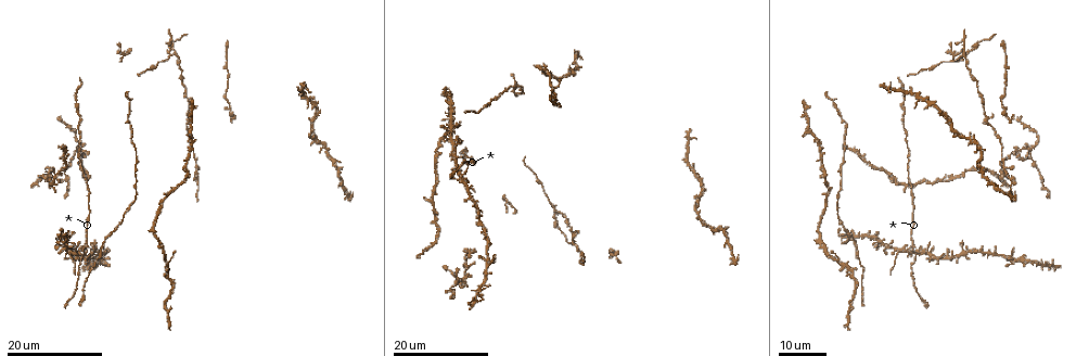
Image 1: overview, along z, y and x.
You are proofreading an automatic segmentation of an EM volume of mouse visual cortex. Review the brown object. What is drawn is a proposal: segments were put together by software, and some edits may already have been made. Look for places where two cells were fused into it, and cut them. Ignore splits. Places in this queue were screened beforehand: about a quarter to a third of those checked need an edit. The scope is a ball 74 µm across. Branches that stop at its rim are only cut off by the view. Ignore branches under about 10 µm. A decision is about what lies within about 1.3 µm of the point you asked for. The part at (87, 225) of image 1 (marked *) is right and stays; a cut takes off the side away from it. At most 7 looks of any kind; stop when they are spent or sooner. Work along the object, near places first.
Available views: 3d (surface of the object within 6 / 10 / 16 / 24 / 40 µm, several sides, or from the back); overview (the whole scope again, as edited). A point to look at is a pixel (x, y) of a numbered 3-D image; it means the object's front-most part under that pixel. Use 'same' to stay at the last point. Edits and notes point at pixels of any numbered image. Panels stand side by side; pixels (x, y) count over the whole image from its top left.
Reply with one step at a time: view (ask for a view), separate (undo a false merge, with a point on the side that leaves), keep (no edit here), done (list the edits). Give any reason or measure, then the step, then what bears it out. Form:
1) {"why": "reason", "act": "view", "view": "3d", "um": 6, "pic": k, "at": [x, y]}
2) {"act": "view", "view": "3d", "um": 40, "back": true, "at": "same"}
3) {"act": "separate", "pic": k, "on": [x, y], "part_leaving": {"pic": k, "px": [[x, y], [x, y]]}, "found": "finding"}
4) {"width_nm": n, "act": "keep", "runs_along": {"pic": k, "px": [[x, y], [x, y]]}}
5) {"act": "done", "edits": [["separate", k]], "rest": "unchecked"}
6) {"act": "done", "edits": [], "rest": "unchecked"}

{"why": "three arms meet", "act": "view", "view": "3d", "um": 24, "pic": 1, "at": [81, 255]}

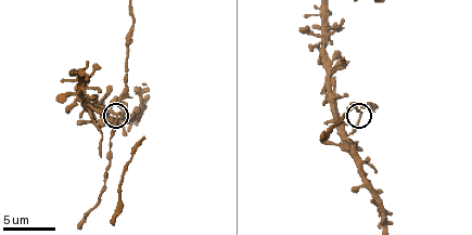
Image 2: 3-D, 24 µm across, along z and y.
{"why": "zoom in", "act": "view", "view": "3d", "um": 6, "pic": 2, "at": [116, 114]}

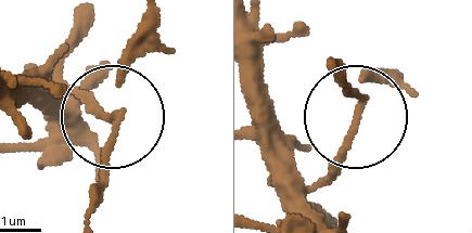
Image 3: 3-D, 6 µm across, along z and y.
{"act": "view", "view": "3d", "um": 6, "back": true, "pic": 3, "at": [118, 116]}

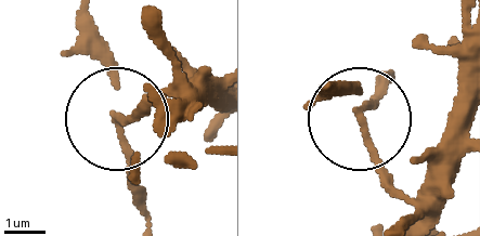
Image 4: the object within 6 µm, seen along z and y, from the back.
{"arms": 3, "act": "separate", "pic": 4, "on": [138, 110], "part_leaving": {"pic": 4, "px": [[120, 118], [171, 107]]}, "found": "a second cell is stuck on"}

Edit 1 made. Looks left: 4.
{"why": "four-way junction", "act": "view", "view": "3d", "um": 16, "pic": 1, "at": [463, 272]}

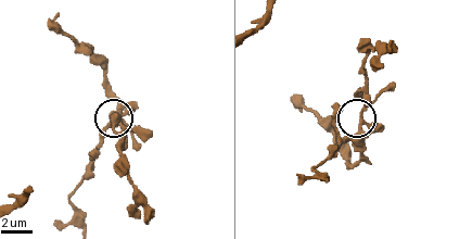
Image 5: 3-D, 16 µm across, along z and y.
{"act": "view", "view": "3d", "um": 6, "pic": 5, "at": [359, 119]}

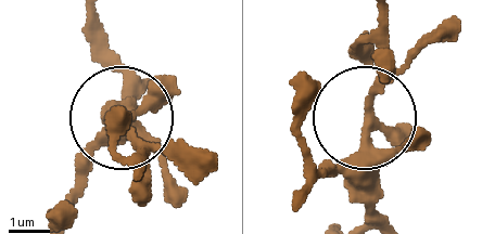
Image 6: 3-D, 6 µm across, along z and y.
{"arms": 4, "act": "keep", "found": "continuous, no second cell"}

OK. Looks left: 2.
{"why": "a fork", "act": "view", "view": "3d", "um": 16, "pic": 1, "at": [696, 206]}

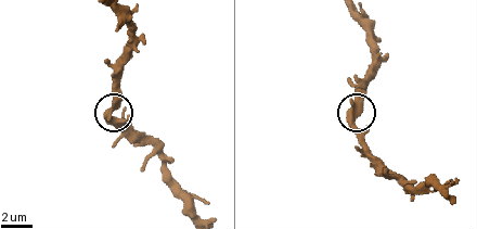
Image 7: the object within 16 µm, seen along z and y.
{"why": "zoom in", "act": "view", "view": "3d", "um": 10, "pic": 7, "at": [352, 118]}

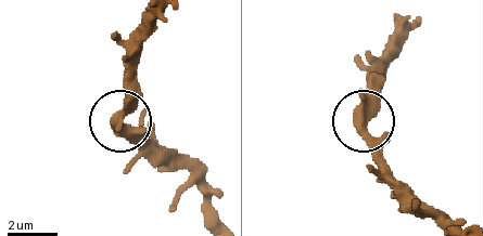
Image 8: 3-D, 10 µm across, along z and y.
{"side_arm_um": 23, "act": "keep", "found": "continuous, no second cell"}

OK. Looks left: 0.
{"act": "done", "edits": [["separate", 4]], "rest": "unchecked"}

